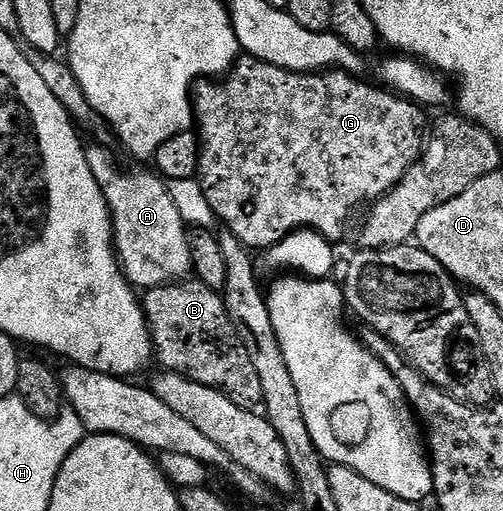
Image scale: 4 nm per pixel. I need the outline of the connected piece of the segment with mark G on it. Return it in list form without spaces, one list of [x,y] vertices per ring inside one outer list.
[[[246,55],[240,56],[239,60],[227,70],[225,76],[222,79],[203,79],[194,86],[193,89],[193,121],[197,126],[197,136],[199,139],[199,171],[198,171],[198,183],[201,187],[201,191],[205,191],[205,199],[209,199],[209,207],[213,207],[215,212],[215,220],[222,226],[224,230],[233,235],[237,235],[237,239],[241,239],[241,243],[246,245],[248,249],[252,251],[268,251],[274,248],[275,245],[281,243],[282,240],[286,239],[292,232],[300,229],[314,229],[320,233],[324,239],[332,243],[339,243],[339,240],[347,233],[347,224],[351,221],[351,216],[362,207],[363,204],[366,206],[368,203],[374,203],[379,200],[380,197],[385,196],[389,190],[399,184],[403,180],[405,171],[409,171],[409,167],[413,167],[413,163],[419,160],[419,157],[423,154],[423,147],[425,144],[425,134],[429,129],[429,120],[425,114],[424,106],[394,92],[388,91],[386,88],[380,87],[378,84],[370,85],[367,81],[359,81],[358,76],[344,73],[342,71],[327,71],[322,75],[319,73],[294,73],[293,71],[285,71],[281,67],[273,67],[269,63],[264,61],[258,61],[256,57],[248,57]]]

